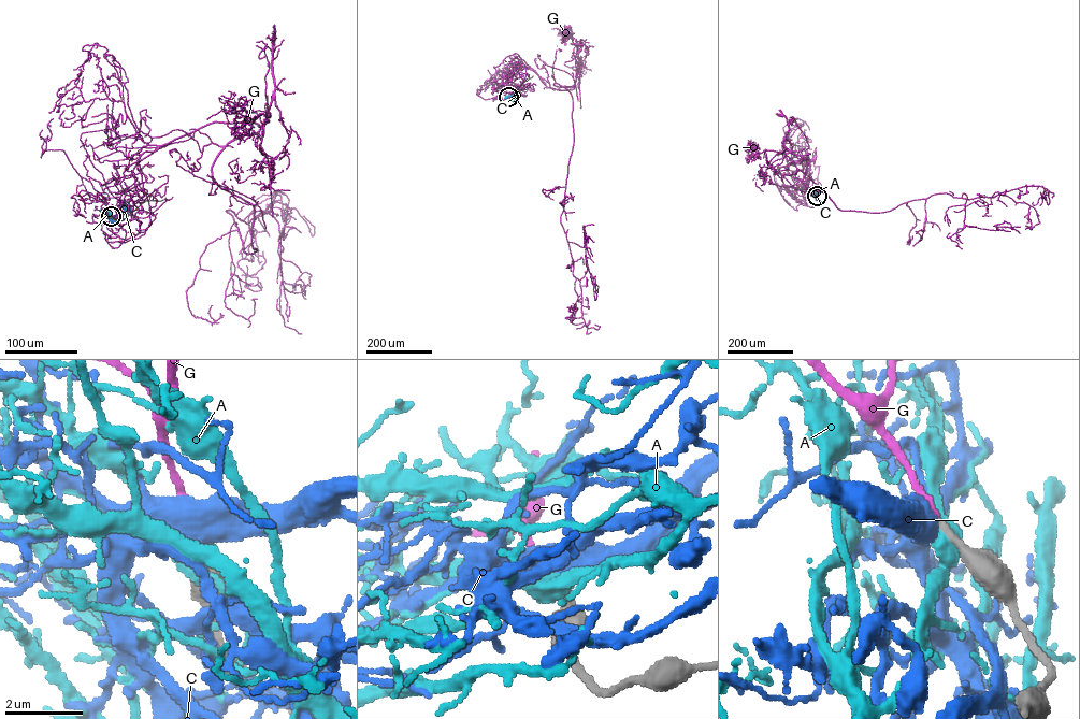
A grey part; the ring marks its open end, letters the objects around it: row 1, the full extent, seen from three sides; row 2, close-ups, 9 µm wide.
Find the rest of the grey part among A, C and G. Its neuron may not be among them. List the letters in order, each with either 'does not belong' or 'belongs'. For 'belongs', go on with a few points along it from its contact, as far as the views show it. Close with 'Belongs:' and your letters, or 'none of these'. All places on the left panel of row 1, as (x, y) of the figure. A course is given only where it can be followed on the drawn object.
A: does not belong
C: does not belong
G: belongs; course (112, 216), (89, 178), (198, 129), (247, 254), (227, 211), (260, 213), (246, 265)
Belongs: G

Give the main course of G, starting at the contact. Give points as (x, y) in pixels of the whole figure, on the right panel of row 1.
G: (817, 196), (789, 163), (807, 157), (803, 183), (841, 210), (1001, 195), (1040, 224), (1026, 218)

